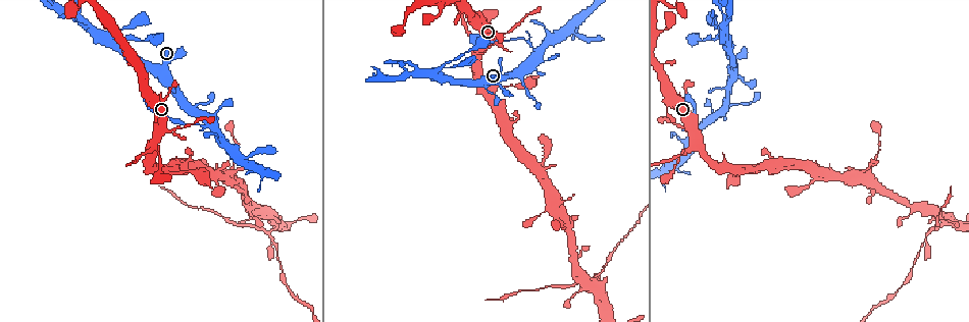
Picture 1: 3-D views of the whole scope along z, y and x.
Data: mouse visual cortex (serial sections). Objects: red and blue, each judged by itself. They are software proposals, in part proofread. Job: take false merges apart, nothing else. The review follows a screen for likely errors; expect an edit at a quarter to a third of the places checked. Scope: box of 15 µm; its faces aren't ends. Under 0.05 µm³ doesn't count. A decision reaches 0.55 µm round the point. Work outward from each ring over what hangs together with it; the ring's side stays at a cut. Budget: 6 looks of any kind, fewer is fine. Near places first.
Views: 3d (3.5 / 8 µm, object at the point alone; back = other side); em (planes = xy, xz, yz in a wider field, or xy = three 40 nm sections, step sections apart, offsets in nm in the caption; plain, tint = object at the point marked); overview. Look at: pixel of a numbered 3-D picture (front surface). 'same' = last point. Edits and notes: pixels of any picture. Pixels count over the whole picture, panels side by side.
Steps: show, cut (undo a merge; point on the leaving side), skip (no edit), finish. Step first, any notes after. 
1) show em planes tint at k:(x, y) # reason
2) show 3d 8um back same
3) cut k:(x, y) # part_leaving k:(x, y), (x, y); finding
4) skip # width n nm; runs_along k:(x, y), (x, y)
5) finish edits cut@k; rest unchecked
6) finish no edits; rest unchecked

show 3d 3.5um at 1:(479, 49) # looks like a crossing

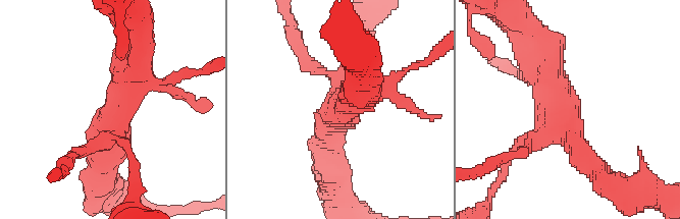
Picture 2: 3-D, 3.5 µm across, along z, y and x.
show em xy step 1 tint at 2:(565, 120)

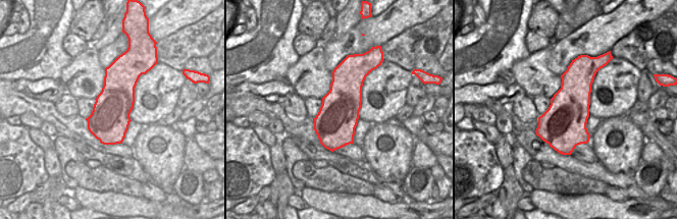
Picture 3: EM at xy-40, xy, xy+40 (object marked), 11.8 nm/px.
skip # arm_widths 150, 150, 350, 500 nm; runs_along 2:(543, 60), (572, 141), (598, 175); all the same cell

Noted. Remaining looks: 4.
show 3d 3.5um at 1:(704, 126) # abrupt turn

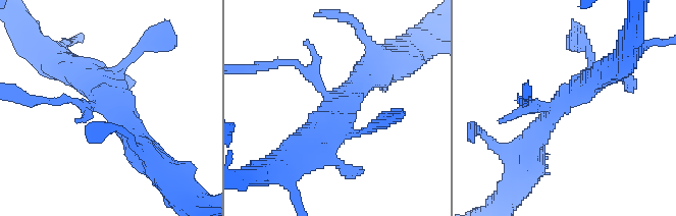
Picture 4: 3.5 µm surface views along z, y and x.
show em planes tint at 4:(561, 99) # arms 3; arm_widths 150, 350, 400 nm

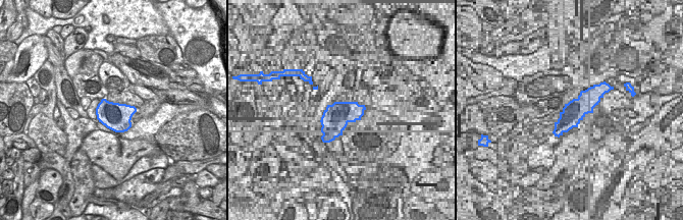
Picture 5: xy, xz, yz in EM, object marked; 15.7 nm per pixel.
skip # width 440 nm; runs_along 4:(610, 69), (565, 98), (528, 151); continuous, no second cell

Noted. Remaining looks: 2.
show 3d 3.5um back at 1:(930, 232) # abrupt turn

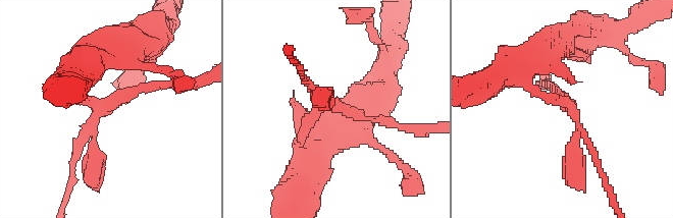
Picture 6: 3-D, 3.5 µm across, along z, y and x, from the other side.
cut 6:(598, 163) # part_leaving 6:(571, 112), (594, 156), (610, 194); a second cell is stuck on

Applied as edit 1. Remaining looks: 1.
finish edits cut@6; rest unchecked

